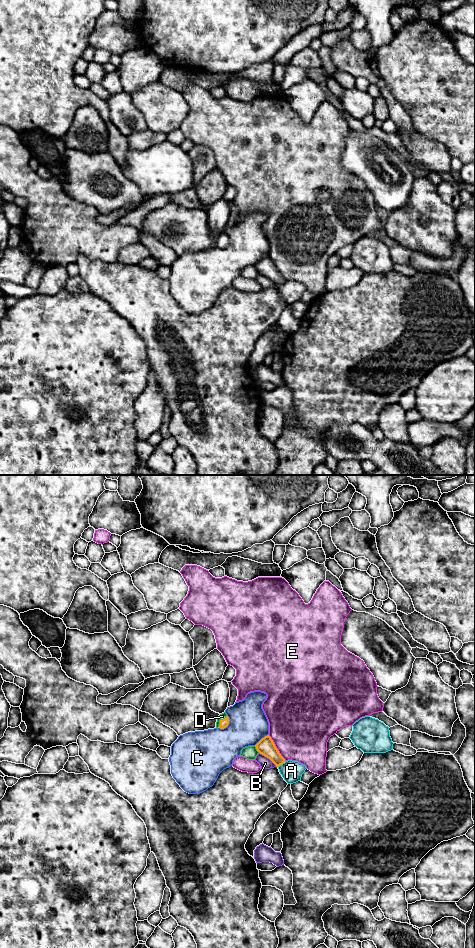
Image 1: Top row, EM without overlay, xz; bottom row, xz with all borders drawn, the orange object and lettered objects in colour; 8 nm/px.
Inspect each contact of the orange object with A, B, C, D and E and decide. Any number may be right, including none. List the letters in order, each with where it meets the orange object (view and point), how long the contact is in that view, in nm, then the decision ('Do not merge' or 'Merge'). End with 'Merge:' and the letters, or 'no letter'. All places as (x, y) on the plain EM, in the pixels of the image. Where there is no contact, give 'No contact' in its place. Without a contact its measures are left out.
A: Touches orange at xz (281, 284). Shared border 80 nm. Do not merge
B: Touches orange at xz (268, 277). Shared border 180 nm. Do not merge
C: Touches orange at xz (227, 245). Shared border 130 nm. Do not merge
D: Touches orange at xz (220, 241). Shared border 130 nm. Merge
E: Touches orange at xz (276, 268). Shared border 240 nm. Do not merge
Merge: D

